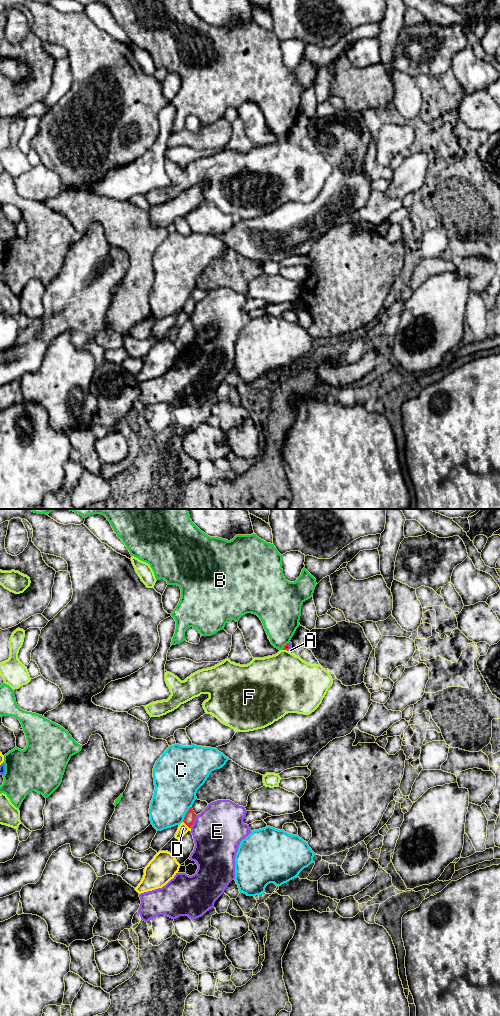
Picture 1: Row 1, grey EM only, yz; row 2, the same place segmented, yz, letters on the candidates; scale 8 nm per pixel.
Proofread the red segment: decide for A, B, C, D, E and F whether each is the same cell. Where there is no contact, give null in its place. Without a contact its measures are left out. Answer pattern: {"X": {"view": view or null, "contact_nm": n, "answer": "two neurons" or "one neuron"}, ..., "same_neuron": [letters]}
{"A": {"view": "yz", "contact_nm": 80, "answer": "two neurons"}, "B": {"view": "yz", "contact_nm": 90, "answer": "two neurons"}, "C": {"view": "yz", "contact_nm": 140, "answer": "two neurons"}, "D": {"view": "yz", "contact_nm": 90, "answer": "two neurons"}, "E": {"view": "yz", "contact_nm": 120, "answer": "two neurons"}, "F": {"view": "yz", "contact_nm": 40, "answer": "two neurons"}, "same_neuron": []}

